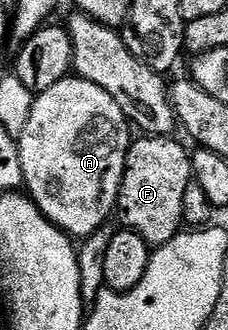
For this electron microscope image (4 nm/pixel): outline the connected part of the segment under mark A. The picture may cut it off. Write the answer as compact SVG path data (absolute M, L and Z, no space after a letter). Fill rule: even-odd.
M68 77L57 81L53 89L45 89L34 96L32 113L29 115L29 121L26 122L25 131L19 136L19 152L21 153L21 169L23 170L23 182L25 184L26 194L41 209L41 213L50 223L55 223L61 230L67 232L72 237L86 237L91 235L99 227L108 226L110 217L116 210L119 202L119 186L123 180L123 170L127 168L127 151L131 148L133 142L132 128L127 122L125 113L121 113L121 105L101 89L101 85L93 85L93 81L85 81L78 77Z

